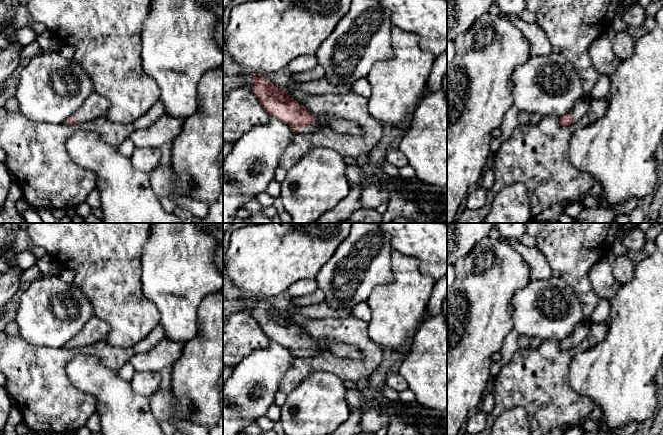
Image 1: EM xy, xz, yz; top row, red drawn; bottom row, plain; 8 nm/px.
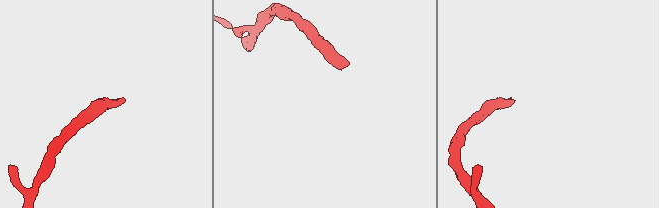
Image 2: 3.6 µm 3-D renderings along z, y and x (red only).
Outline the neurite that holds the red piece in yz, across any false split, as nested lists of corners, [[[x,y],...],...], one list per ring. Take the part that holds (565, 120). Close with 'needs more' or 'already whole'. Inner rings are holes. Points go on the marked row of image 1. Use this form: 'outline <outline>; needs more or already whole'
outline [[[592,98],[578,100],[574,108],[568,114],[559,118],[559,124],[561,126],[568,126],[574,122],[579,121],[588,111],[591,100]]]; needs more

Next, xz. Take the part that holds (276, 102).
outline [[[255,76],[251,82],[254,95],[264,110],[299,133],[312,133],[319,130],[315,116],[292,100],[289,94],[274,86],[263,76]]]; needs more

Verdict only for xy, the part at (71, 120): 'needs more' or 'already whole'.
needs more

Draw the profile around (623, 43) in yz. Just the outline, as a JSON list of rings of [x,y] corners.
[[[631,30],[612,33],[614,54],[623,62],[632,57],[635,41]]]

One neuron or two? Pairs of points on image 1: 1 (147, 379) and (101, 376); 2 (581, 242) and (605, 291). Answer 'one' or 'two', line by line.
1: two
2: two

